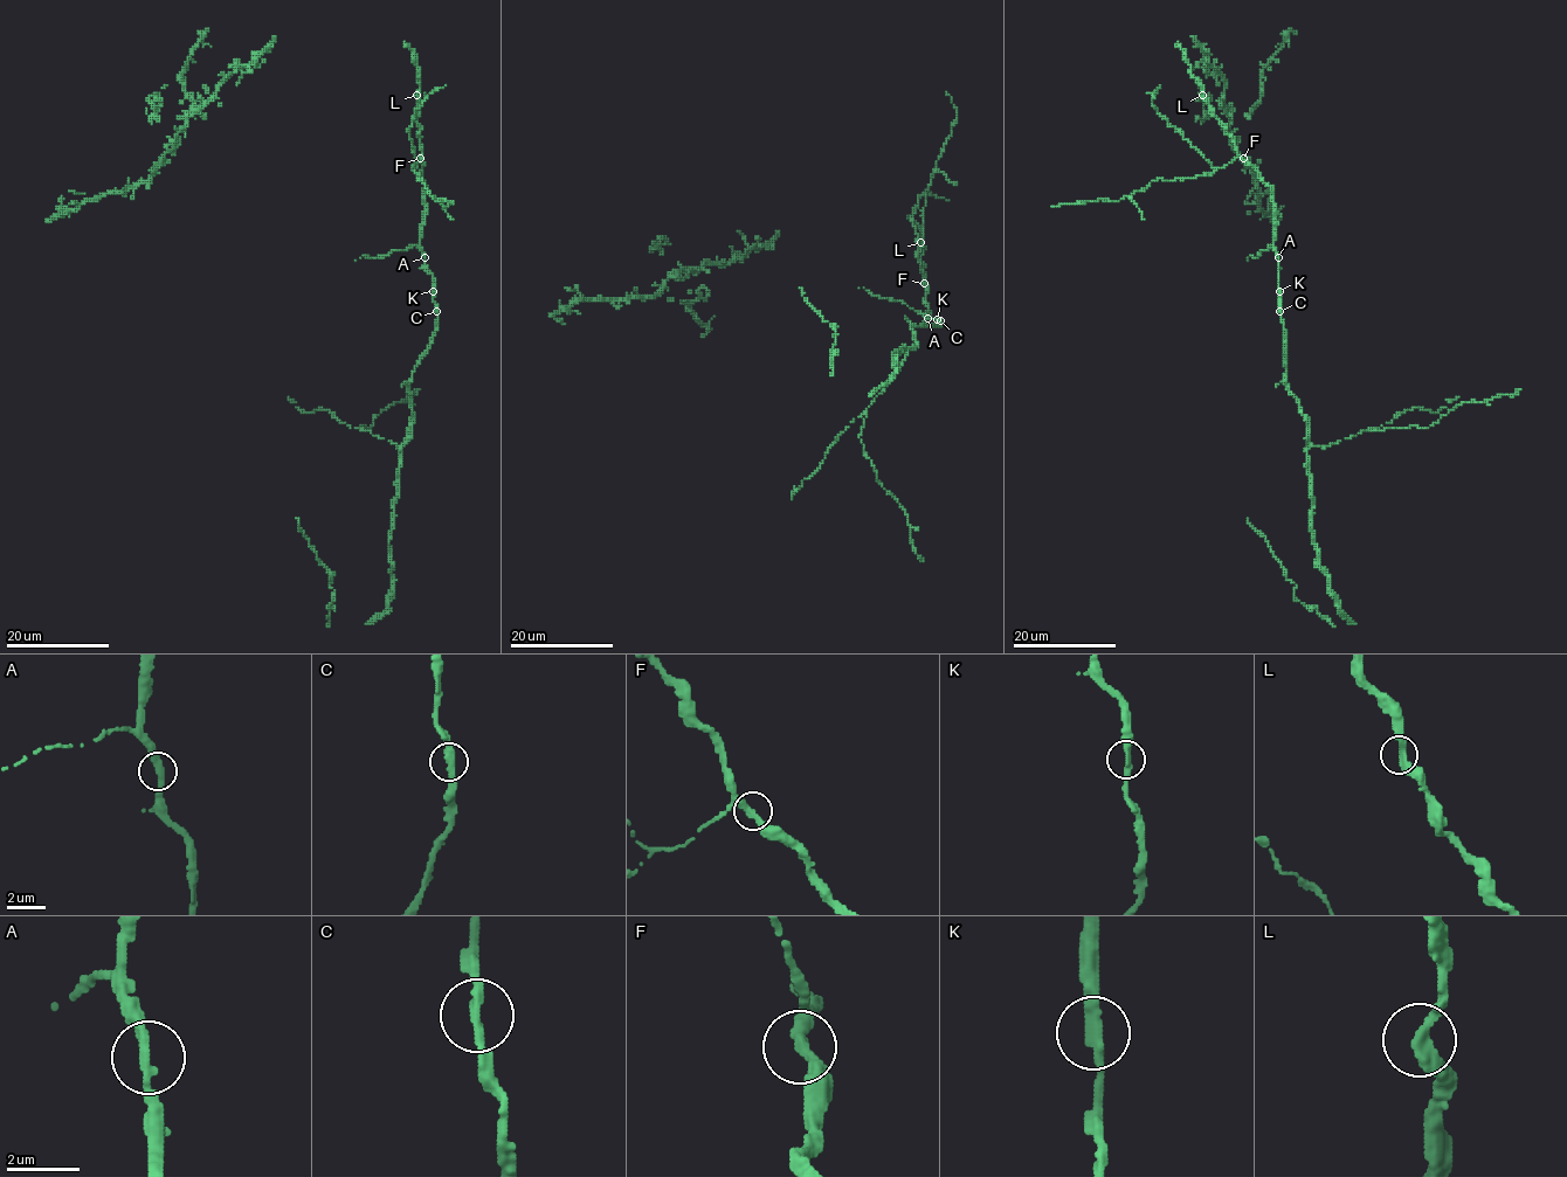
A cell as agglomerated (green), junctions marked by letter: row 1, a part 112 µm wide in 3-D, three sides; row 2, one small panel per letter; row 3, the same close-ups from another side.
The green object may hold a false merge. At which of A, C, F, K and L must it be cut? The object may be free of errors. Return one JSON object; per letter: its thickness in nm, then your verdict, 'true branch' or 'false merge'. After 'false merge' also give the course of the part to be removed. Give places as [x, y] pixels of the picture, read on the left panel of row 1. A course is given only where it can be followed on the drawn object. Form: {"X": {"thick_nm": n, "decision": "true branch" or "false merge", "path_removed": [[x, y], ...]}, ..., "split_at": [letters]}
{"A": {"thick_nm": 320, "decision": "true branch"}, "C": {"thick_nm": 320, "decision": "true branch"}, "F": {"thick_nm": 320, "decision": "true branch"}, "K": {"thick_nm": 340, "decision": "true branch"}, "L": {"thick_nm": 360, "decision": "true branch"}, "split_at": []}

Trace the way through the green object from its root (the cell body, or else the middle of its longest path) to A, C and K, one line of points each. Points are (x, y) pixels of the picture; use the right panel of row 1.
A: (1274, 219), (1274, 249), (1278, 257)
C: (1274, 219), (1281, 311)
K: (1274, 219), (1279, 291)

